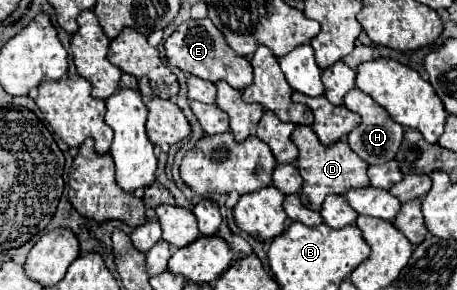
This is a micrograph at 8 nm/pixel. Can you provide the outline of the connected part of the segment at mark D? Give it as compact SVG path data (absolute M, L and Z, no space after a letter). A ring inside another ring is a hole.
M304 124L296 126L296 130L292 132L292 142L298 146L298 152L300 152L298 170L304 178L300 194L302 194L304 202L308 204L308 208L320 210L322 202L328 194L344 194L350 188L364 188L370 184L368 174L366 174L368 164L356 152L352 152L346 142L338 140L332 146L324 146L318 140L318 136L312 132L312 128L304 126Z

